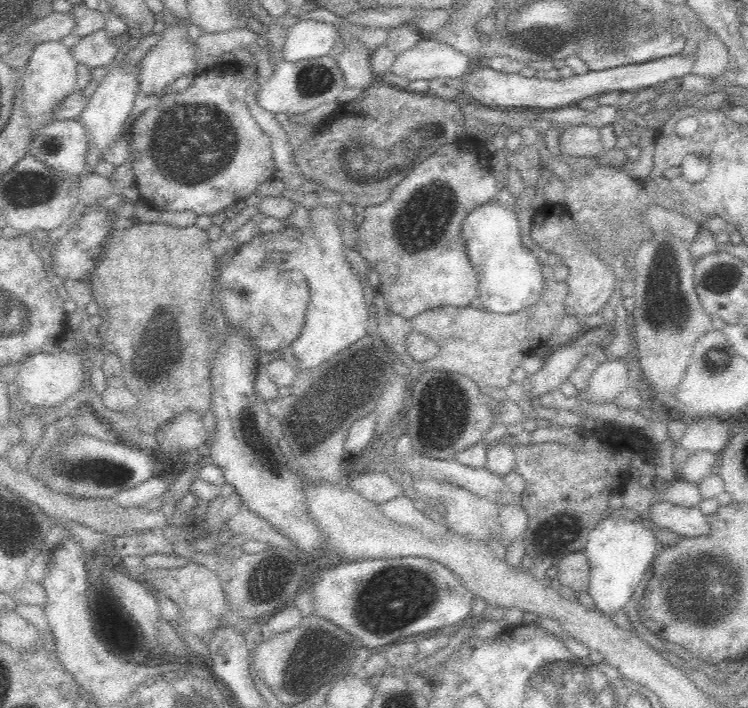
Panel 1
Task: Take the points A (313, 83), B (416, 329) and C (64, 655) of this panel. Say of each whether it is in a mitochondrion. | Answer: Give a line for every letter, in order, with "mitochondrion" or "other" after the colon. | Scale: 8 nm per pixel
A: mitochondrion
B: other
C: other

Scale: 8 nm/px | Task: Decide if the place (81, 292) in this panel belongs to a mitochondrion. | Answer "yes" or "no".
no

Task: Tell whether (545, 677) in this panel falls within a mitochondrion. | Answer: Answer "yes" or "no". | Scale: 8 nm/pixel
yes

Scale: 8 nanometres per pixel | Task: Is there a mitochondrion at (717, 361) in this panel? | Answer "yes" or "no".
yes

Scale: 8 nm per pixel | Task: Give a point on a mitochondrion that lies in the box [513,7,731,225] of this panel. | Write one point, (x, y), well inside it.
(612, 32)

